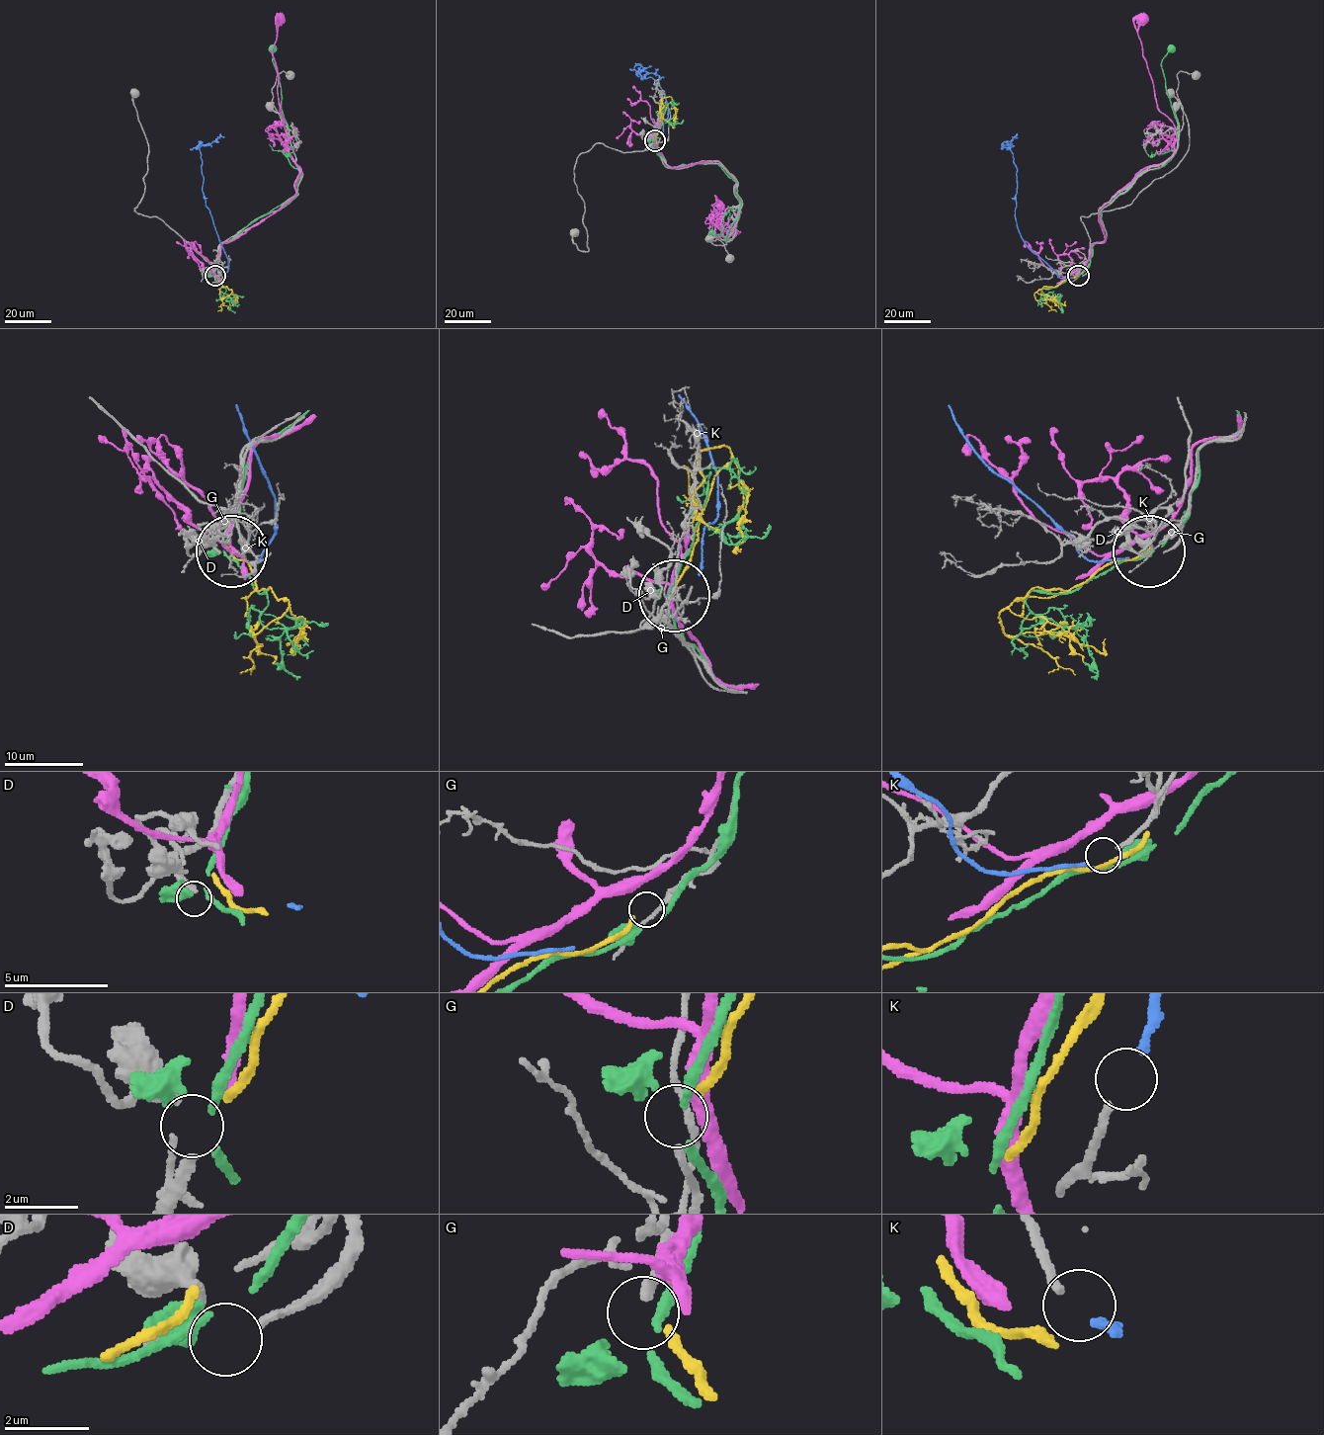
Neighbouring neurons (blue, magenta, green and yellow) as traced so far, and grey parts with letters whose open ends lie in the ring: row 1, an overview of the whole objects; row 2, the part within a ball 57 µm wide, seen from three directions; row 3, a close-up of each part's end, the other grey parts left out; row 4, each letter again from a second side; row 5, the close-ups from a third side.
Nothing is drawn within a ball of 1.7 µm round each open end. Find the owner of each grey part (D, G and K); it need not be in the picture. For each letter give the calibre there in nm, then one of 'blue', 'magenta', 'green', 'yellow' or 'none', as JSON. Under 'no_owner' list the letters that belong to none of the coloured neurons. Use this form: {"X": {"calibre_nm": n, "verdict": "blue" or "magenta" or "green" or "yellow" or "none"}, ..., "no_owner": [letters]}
{"D": {"calibre_nm": 220, "verdict": "none"}, "G": {"calibre_nm": 240, "verdict": "none"}, "K": {"calibre_nm": 190, "verdict": "none"}, "no_owner": ["D", "G", "K"]}

